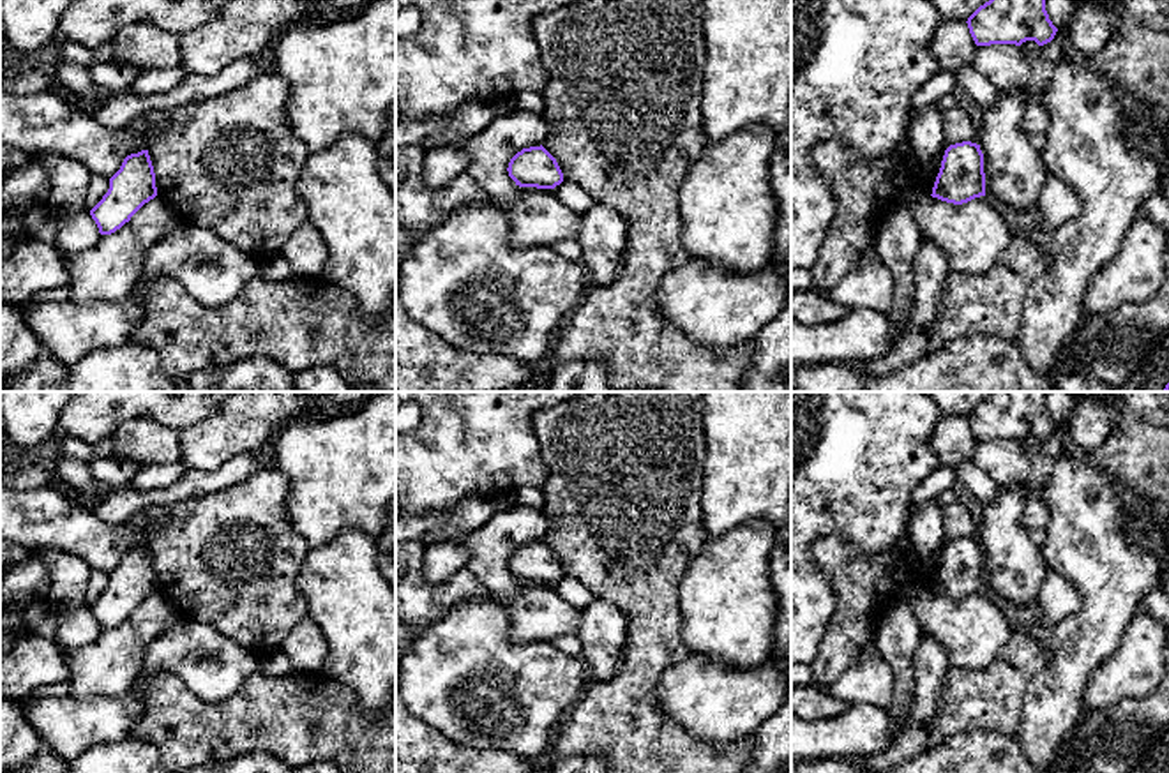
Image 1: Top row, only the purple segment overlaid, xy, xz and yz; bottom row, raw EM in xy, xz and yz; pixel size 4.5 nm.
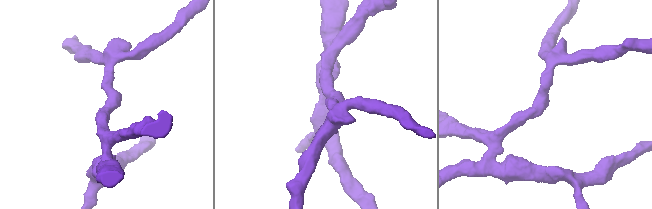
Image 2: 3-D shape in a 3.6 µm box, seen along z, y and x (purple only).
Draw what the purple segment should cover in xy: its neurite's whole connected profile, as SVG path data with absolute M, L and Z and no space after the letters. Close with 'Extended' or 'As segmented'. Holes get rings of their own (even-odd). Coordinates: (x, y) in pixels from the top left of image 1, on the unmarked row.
M148 545L131 549L109 574L109 584L90 605L101 630L111 630L157 591L155 568Z. As segmented

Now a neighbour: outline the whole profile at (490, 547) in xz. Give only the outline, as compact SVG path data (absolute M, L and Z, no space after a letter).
M516 507L496 514L479 529L452 538L470 551L464 565L494 597L512 600L517 581L509 572L510 554L523 544L540 542L549 531L549 519L540 508Z

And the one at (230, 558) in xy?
M267 466L228 489L189 498L164 508L148 508L168 517L166 524L148 537L157 591L184 619L214 627L258 658L277 651L283 639L307 618L307 604L295 579L311 547L288 521L288 494L290 478L275 466Z

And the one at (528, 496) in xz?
M524 485L516 494L517 494L519 507L542 508L544 505L544 491L540 487Z

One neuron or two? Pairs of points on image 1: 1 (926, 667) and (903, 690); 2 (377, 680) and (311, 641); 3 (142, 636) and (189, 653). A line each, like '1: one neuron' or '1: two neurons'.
1: two neurons
2: two neurons
3: two neurons

